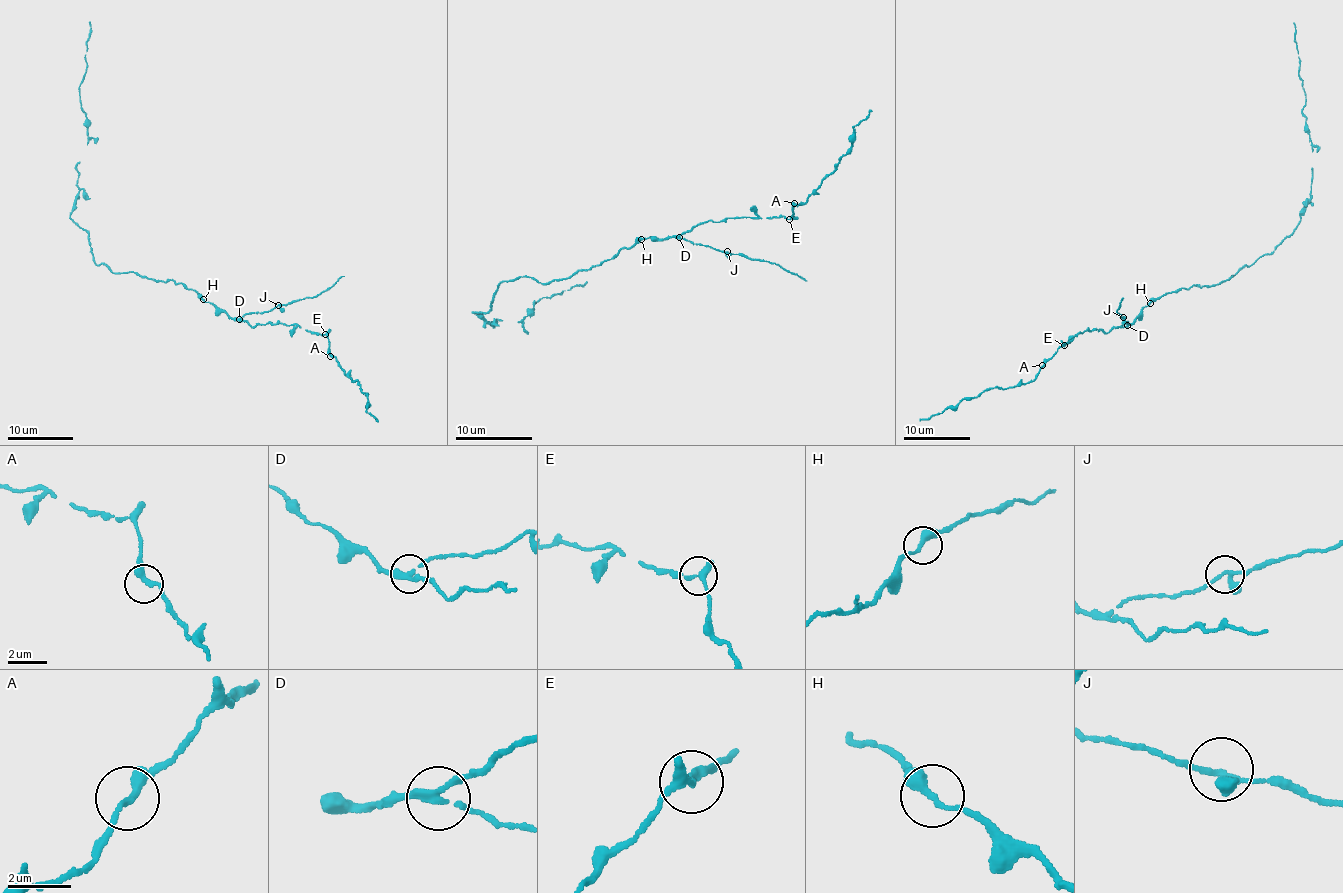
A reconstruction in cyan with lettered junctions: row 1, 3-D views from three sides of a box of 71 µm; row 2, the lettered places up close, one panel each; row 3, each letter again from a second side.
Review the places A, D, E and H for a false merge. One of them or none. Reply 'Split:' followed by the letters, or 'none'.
Split: D

